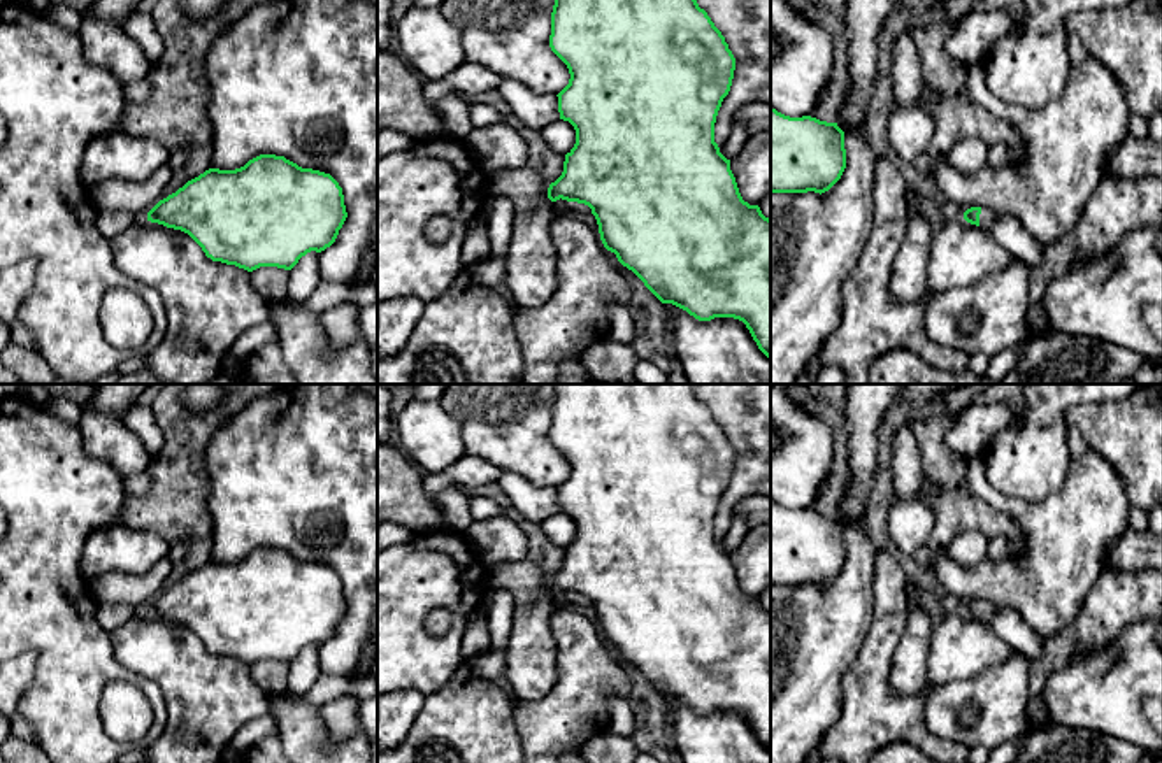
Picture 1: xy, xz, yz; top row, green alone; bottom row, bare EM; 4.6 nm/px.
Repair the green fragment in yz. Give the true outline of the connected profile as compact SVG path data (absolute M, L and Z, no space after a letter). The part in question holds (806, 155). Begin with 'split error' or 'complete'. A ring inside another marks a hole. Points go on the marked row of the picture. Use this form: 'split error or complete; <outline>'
complete; M771 107L771 193L825 193L846 168L844 132Z

